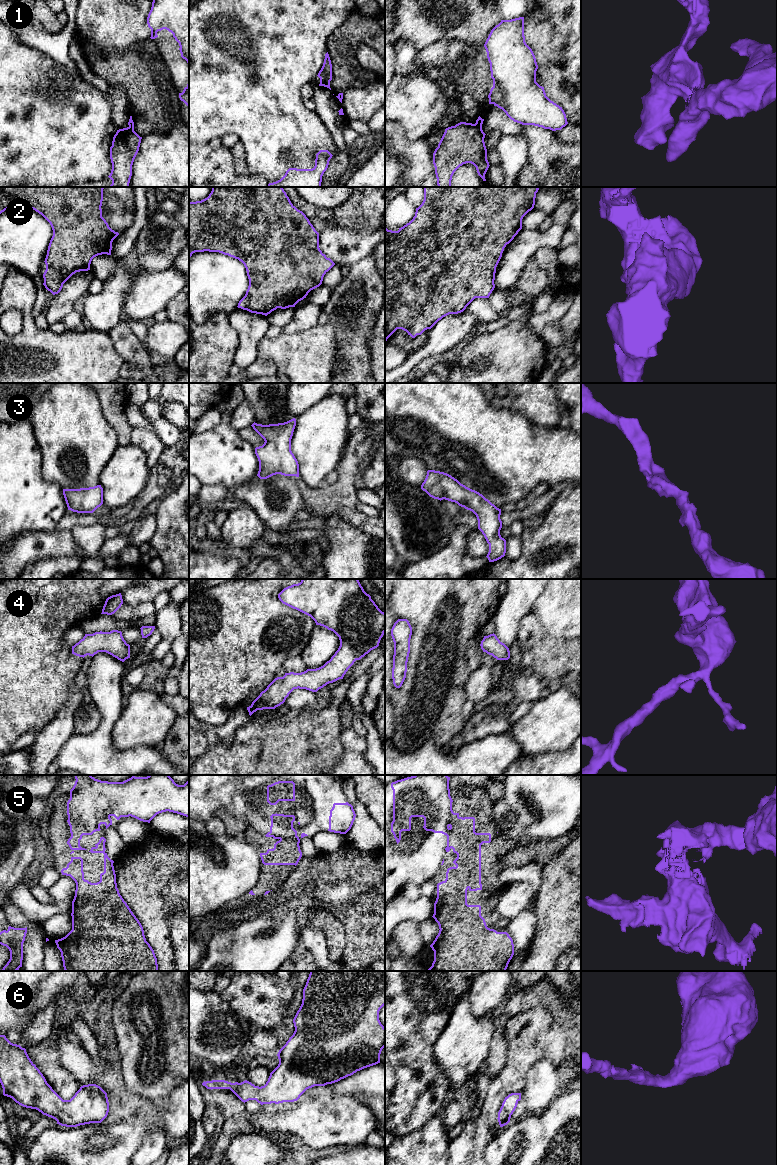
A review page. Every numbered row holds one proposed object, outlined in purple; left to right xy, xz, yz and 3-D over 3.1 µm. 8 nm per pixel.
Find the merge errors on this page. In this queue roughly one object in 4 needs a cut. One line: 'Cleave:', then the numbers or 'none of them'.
Cleave: 1, 5

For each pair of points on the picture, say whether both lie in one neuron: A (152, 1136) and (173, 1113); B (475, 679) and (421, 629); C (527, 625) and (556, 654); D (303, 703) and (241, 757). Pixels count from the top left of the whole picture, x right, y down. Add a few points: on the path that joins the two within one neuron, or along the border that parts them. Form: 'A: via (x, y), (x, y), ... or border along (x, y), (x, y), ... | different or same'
A: border along (169, 1142), (161, 1130), (150, 1127), (141, 1144) | different
B: border along (472, 671), (465, 684), (466, 697) | different
C: via (534, 632), (549, 647) | same
D: border along (284, 702), (293, 711), (300, 711) | different

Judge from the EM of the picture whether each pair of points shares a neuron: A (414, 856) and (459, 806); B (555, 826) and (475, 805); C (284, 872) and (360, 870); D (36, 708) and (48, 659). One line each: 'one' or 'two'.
A: two
B: two
C: two
D: one

